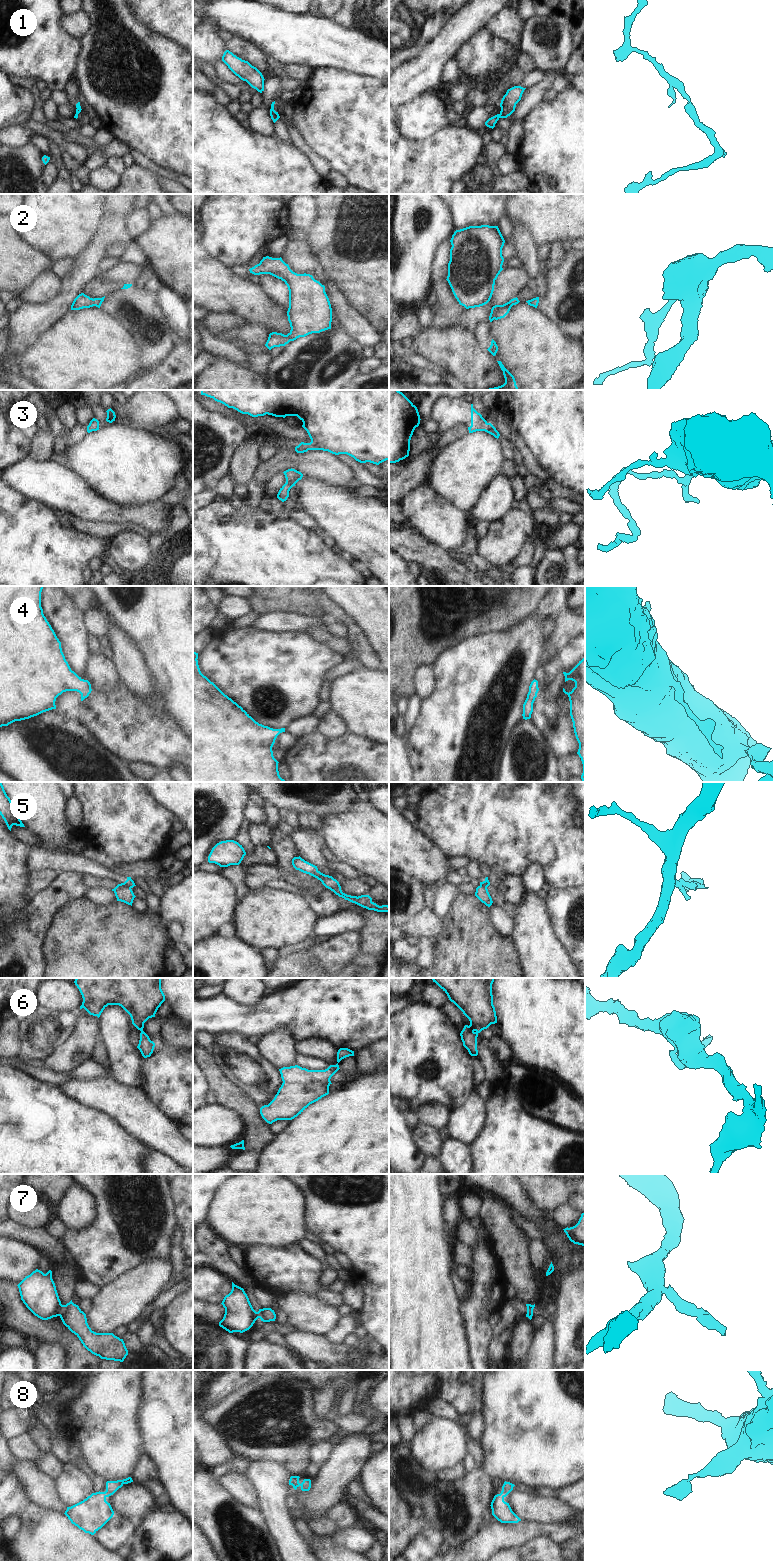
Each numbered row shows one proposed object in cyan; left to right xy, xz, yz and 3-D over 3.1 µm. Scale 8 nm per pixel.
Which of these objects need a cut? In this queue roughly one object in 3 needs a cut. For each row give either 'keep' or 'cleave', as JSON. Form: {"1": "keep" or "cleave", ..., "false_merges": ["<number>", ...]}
{"1": "keep", "2": "keep", "3": "keep", "4": "keep", "5": "cleave", "6": "cleave", "7": "cleave", "8": "keep", "false_merges": ["5", "6", "7"]}

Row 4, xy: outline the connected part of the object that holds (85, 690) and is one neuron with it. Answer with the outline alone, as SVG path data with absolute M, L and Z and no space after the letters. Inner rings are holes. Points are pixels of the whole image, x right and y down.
M0 586L0 727L8 726L15 721L21 721L37 716L43 712L56 709L56 698L66 691L77 691L81 694L81 701L91 693L91 684L88 680L79 677L71 670L62 652L61 642L43 614L41 607L41 592L43 586Z

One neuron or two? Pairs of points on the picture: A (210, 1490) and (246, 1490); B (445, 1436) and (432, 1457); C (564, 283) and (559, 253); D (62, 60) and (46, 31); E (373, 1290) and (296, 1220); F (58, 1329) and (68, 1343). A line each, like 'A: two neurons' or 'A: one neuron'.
A: two neurons
B: one neuron
C: two neurons
D: one neuron
E: two neurons
F: one neuron

